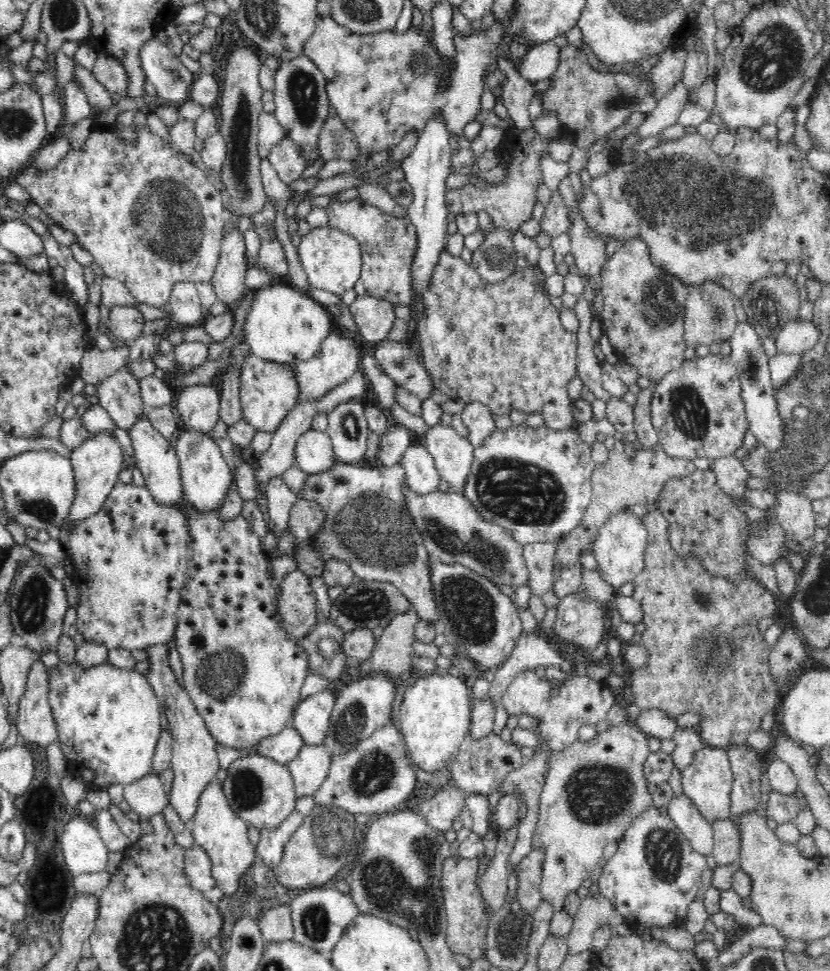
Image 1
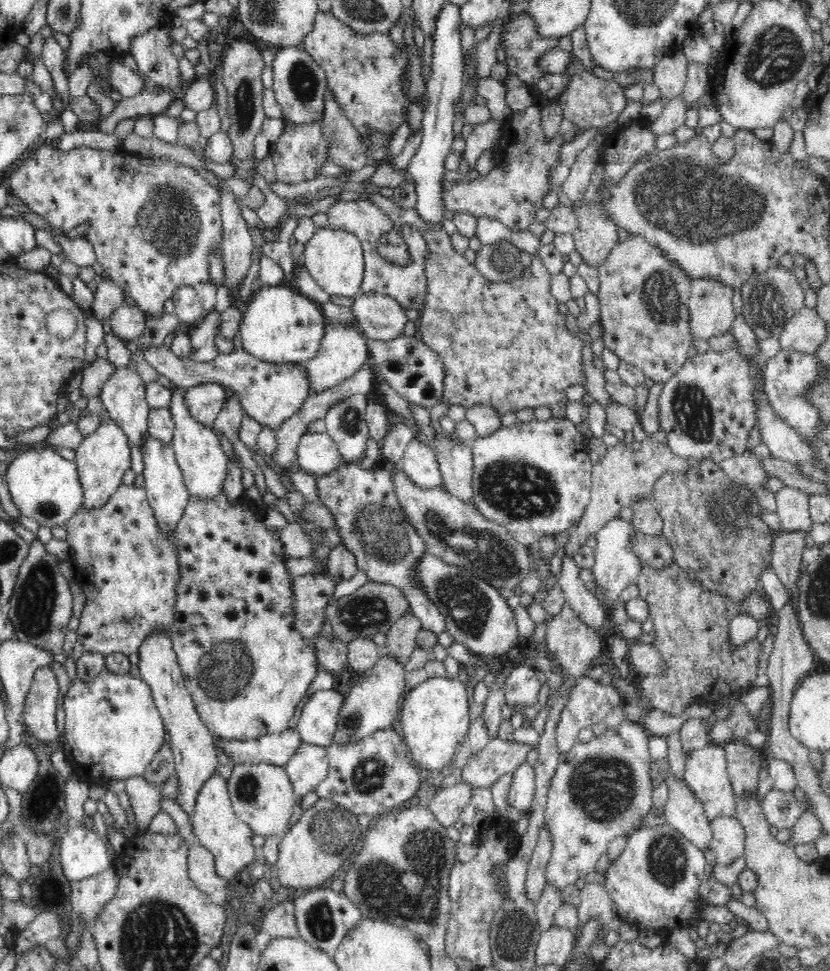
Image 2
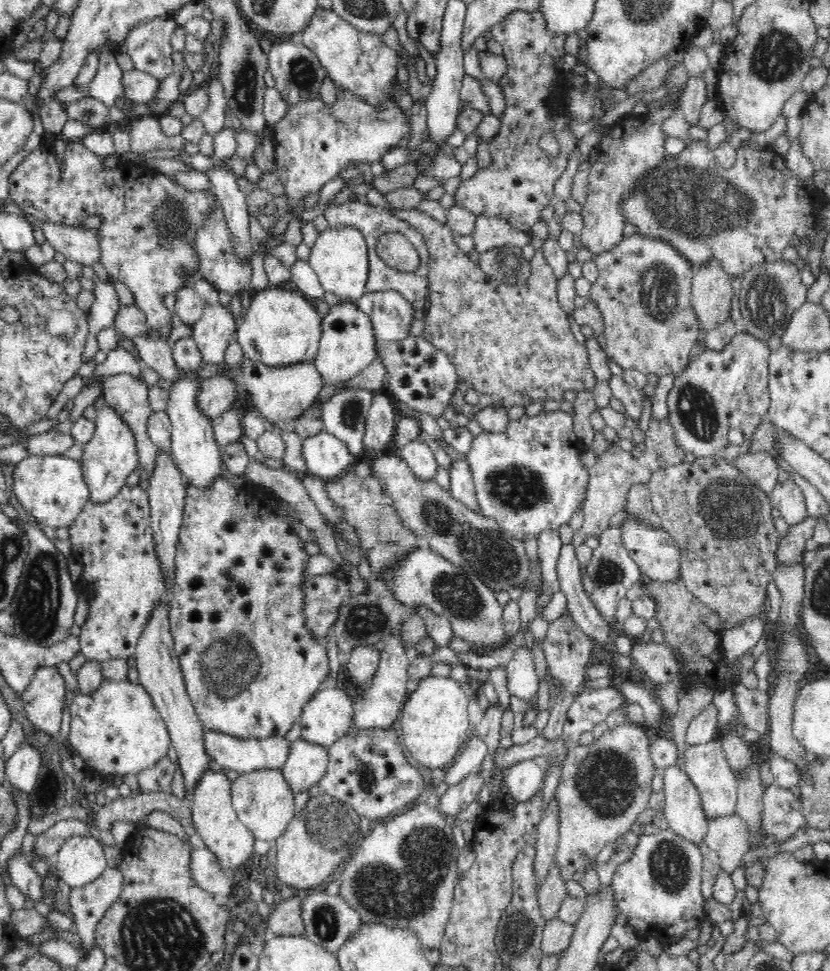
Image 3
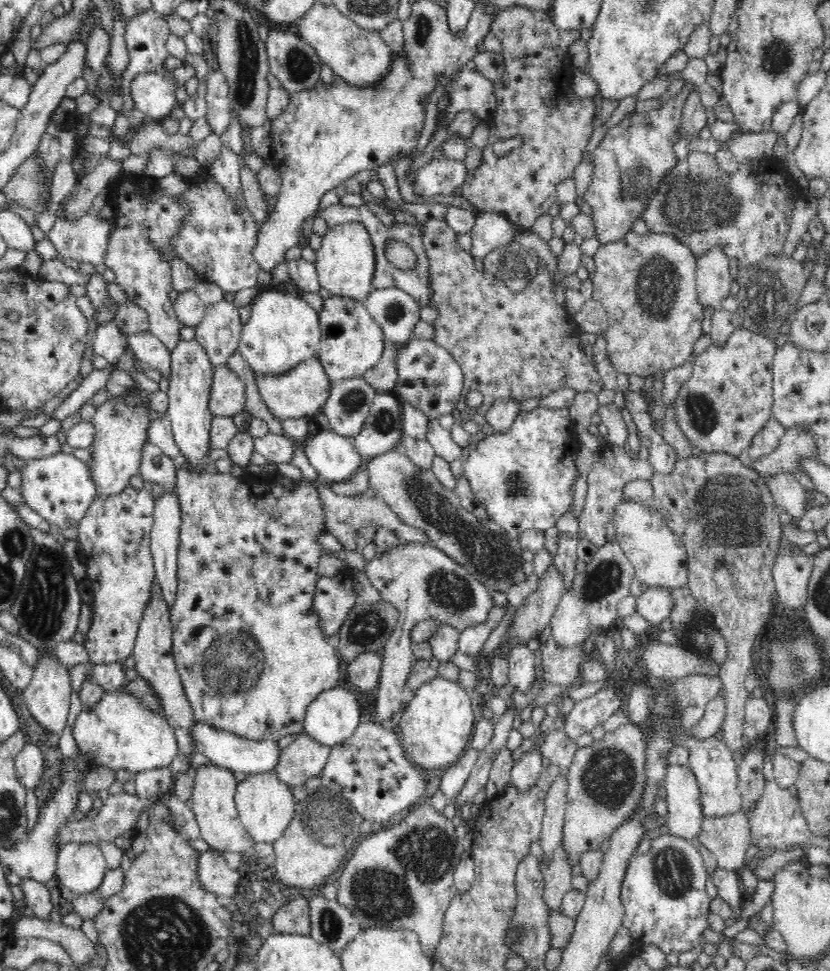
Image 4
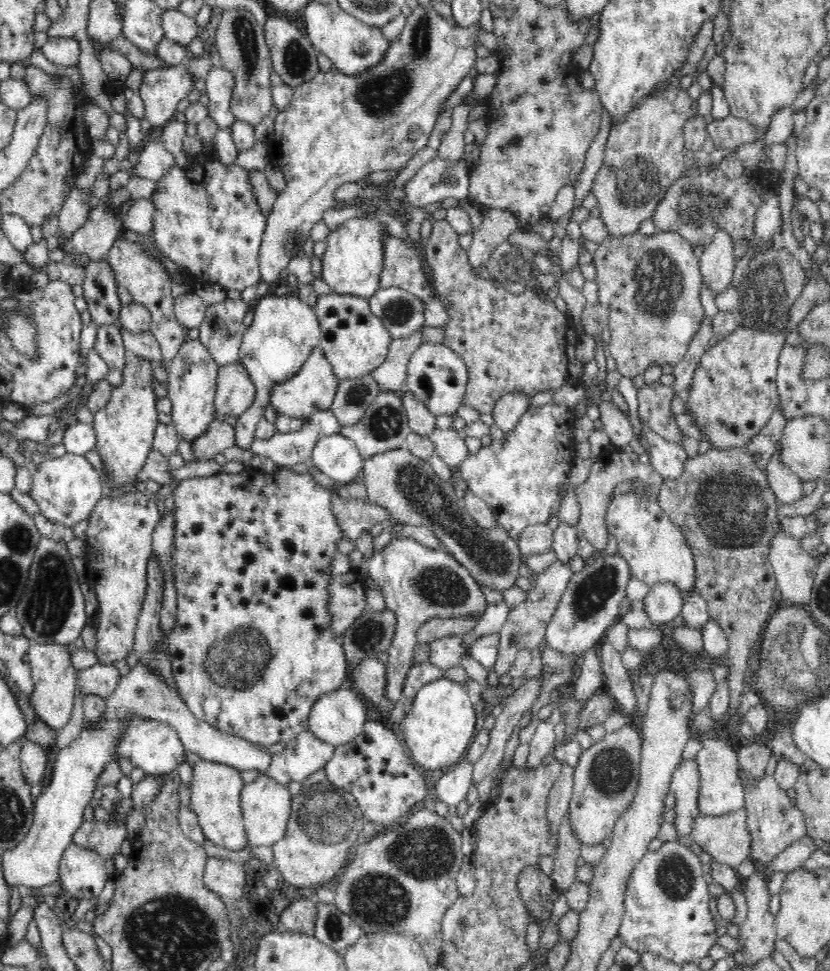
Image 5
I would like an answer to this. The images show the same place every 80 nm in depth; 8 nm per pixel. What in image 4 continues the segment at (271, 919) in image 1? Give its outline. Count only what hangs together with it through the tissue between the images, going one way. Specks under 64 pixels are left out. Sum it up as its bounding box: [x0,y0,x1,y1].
[274,898,310,934]

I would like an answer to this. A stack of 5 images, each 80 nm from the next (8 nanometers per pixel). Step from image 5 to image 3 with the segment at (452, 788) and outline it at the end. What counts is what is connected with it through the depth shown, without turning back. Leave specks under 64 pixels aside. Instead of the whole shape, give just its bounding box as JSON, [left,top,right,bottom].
[444,733,487,786]

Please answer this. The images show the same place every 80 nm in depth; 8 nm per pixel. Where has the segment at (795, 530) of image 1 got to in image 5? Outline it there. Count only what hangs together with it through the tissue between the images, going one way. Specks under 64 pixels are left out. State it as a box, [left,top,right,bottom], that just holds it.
[764,441,802,505]

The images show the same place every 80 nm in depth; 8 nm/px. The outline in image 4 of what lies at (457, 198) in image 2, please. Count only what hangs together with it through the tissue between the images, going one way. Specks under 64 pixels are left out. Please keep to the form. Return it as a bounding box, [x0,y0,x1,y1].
[460,5,596,230]

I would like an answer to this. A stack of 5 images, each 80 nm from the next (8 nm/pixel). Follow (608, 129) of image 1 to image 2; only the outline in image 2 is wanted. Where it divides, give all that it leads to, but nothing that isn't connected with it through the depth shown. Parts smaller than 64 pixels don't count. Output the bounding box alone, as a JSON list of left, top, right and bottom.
[558,60,626,131]

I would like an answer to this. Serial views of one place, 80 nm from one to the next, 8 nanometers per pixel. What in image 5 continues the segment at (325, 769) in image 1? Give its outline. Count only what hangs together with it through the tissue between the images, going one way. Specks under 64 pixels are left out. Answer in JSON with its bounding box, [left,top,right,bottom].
[264,730,334,785]

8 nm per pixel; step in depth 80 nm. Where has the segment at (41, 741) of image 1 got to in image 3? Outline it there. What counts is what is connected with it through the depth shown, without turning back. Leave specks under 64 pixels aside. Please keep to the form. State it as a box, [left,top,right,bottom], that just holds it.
[21,667,66,738]

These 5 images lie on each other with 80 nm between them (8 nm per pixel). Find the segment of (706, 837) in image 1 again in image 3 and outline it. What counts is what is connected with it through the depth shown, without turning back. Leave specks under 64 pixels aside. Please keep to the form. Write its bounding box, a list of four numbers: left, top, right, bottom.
[663,766,708,846]

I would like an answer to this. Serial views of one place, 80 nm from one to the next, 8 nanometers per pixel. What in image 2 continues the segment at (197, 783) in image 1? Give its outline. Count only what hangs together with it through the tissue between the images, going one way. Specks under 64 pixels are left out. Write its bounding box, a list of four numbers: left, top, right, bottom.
[137,631,220,817]

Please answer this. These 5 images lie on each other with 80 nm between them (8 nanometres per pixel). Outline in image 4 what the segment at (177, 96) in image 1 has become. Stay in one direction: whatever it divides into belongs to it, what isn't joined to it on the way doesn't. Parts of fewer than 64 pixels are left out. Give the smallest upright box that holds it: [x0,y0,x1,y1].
[120,10,170,119]

